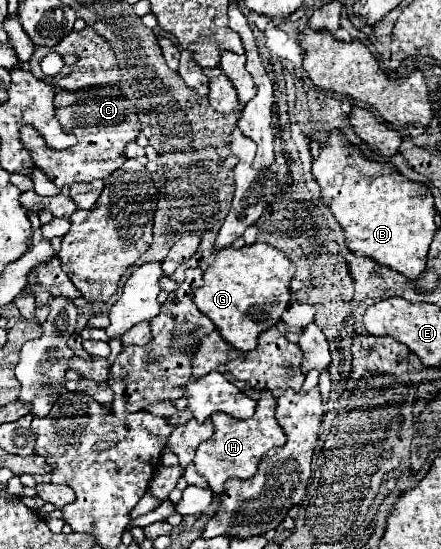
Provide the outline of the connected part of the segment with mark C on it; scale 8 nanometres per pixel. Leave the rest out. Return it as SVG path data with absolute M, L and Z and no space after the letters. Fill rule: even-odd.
M151 70L147 78L121 78L119 86L91 86L77 92L61 90L55 96L57 118L63 130L77 136L77 144L61 152L47 150L47 146L41 146L41 138L39 134L35 134L35 130L31 130L31 126L23 126L21 138L27 150L31 150L35 166L43 170L57 186L67 186L73 182L93 182L97 178L103 180L123 166L123 162L127 160L125 146L137 140L141 132L139 110L133 100L127 98L127 94L175 94L185 90L187 86L177 72L159 74L159 70Z

